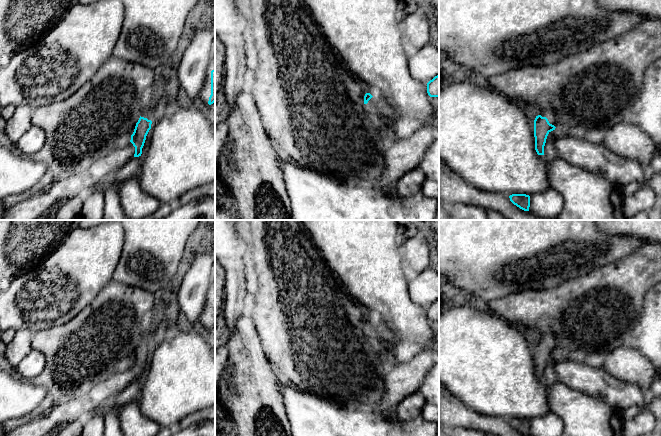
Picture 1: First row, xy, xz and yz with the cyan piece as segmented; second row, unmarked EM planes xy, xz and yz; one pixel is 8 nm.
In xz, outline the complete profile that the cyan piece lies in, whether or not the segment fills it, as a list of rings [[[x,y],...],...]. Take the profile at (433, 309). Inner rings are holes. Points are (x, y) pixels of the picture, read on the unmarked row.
[[[439,299],[427,307],[427,317],[430,321],[439,321]]]

